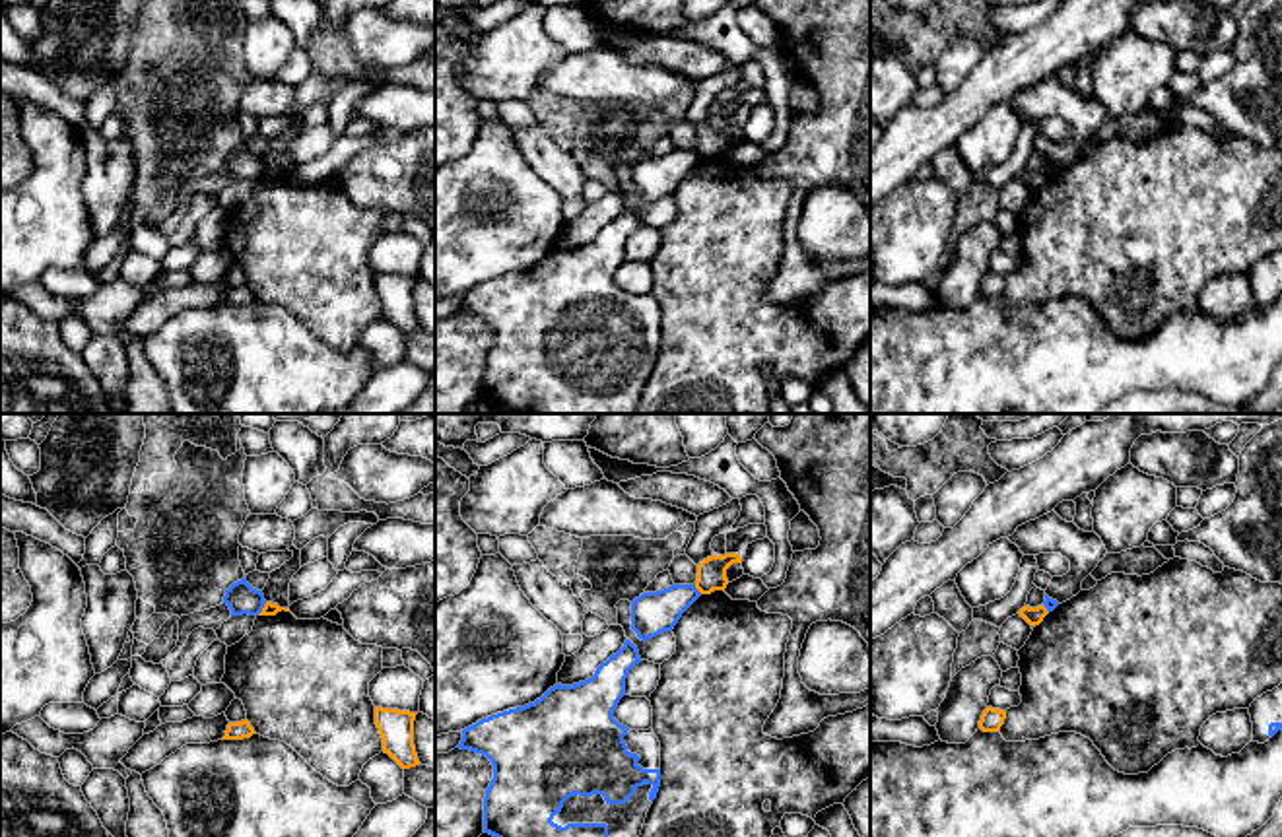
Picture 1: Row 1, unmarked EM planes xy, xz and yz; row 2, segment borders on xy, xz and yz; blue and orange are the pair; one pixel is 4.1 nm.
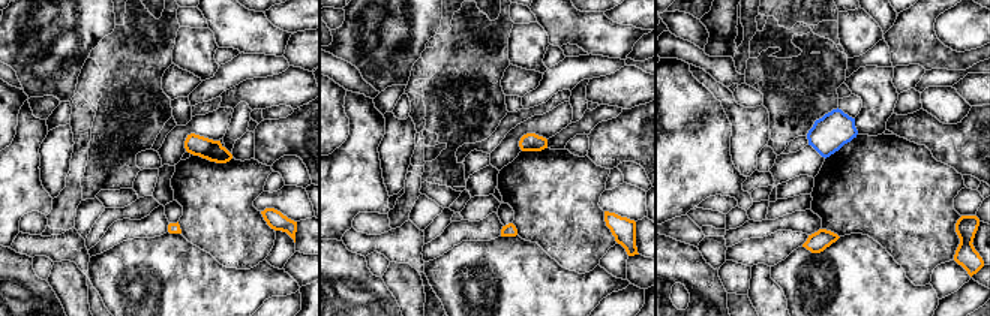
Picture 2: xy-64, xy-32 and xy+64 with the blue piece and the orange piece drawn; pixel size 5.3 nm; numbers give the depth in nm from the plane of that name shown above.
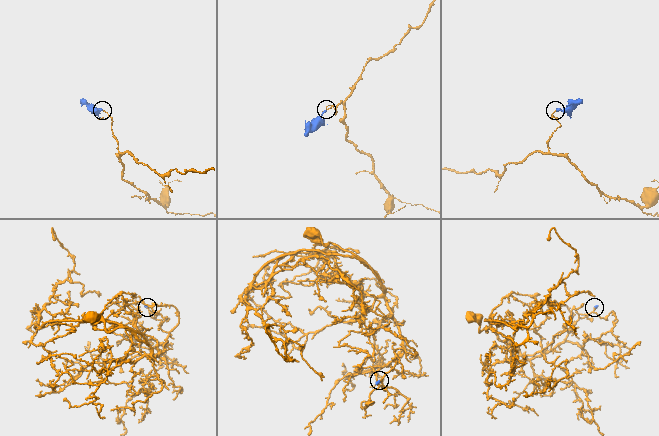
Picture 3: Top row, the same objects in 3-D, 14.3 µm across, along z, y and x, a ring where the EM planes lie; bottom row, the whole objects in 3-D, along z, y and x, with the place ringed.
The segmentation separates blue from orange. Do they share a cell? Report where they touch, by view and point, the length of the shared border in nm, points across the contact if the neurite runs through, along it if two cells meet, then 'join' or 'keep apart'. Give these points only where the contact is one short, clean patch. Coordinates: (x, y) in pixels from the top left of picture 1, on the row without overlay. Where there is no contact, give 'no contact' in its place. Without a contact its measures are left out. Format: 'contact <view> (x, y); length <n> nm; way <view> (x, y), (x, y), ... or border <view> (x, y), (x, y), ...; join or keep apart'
contact xy (263, 171); length 70 nm; border xy (267, 167), (257, 179); keep apart

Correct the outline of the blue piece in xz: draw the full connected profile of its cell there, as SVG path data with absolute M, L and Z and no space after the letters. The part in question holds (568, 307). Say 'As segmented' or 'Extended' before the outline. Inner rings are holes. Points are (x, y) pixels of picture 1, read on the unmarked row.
Extended. M624 212L594 241L554 251L540 264L509 274L462 295L456 313L486 320L493 344L484 363L484 398L511 414L635 414L660 352L660 307L614 284L625 243L641 227L637 212Z

